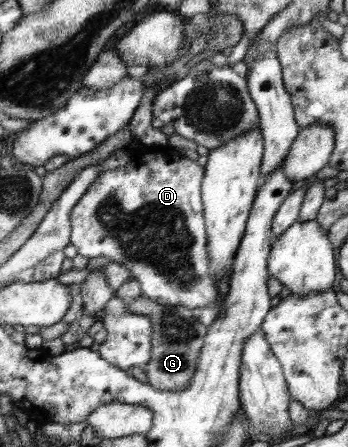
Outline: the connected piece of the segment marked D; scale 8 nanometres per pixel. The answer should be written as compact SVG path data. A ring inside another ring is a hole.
M147 149L147 156L149 160L147 162L141 162L136 158L131 160L125 166L119 166L115 169L105 170L101 173L101 176L87 188L85 194L79 199L79 202L73 207L70 212L71 232L70 241L73 246L76 246L80 255L87 258L99 258L99 256L105 256L112 262L121 263L131 271L131 276L136 281L141 283L142 294L147 298L156 300L159 304L169 306L183 305L187 308L205 308L206 306L212 306L217 302L217 296L219 296L218 283L215 276L212 276L211 271L211 258L207 255L207 235L205 234L205 219L204 219L204 201L203 190L201 184L203 183L203 166L199 166L197 162L193 160L187 160L183 158L181 154L173 154L173 156L163 156L163 154L149 154Z

